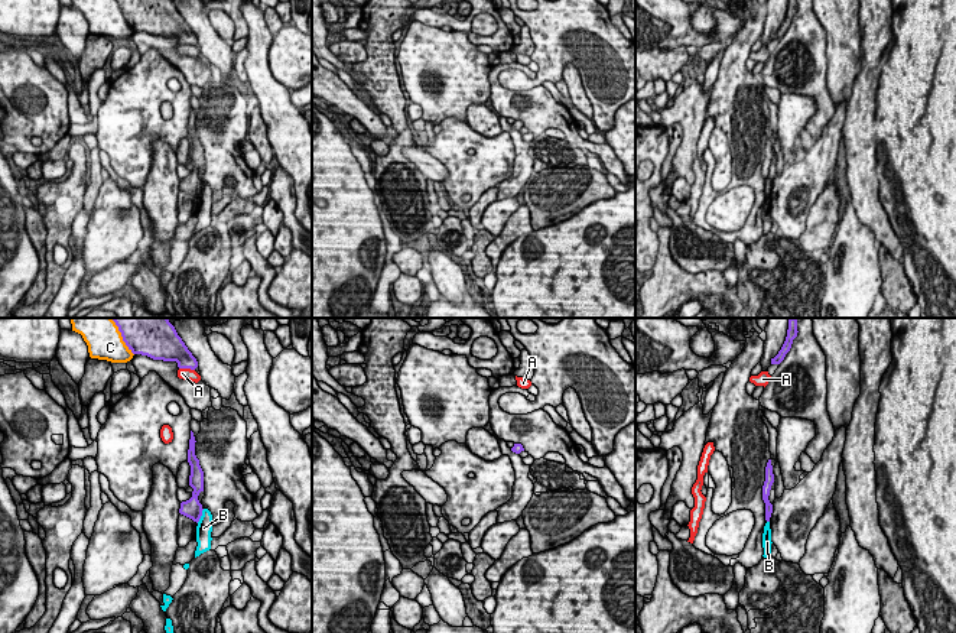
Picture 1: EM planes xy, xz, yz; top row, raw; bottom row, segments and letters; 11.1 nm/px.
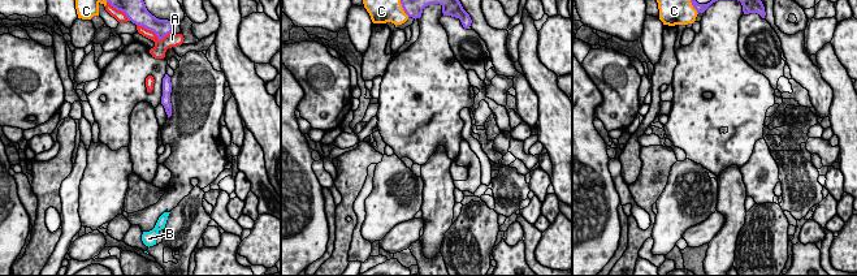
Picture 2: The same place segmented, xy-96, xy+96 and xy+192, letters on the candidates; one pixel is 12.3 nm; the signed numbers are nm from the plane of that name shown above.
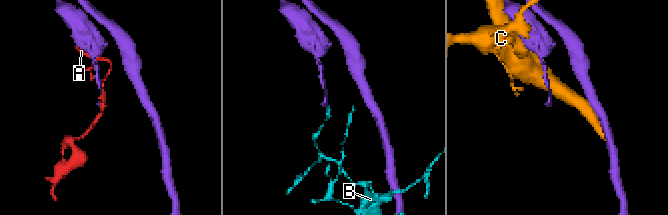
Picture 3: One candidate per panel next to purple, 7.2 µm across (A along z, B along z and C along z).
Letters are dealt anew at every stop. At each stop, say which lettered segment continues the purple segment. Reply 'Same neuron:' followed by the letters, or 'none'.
Same neuron: none

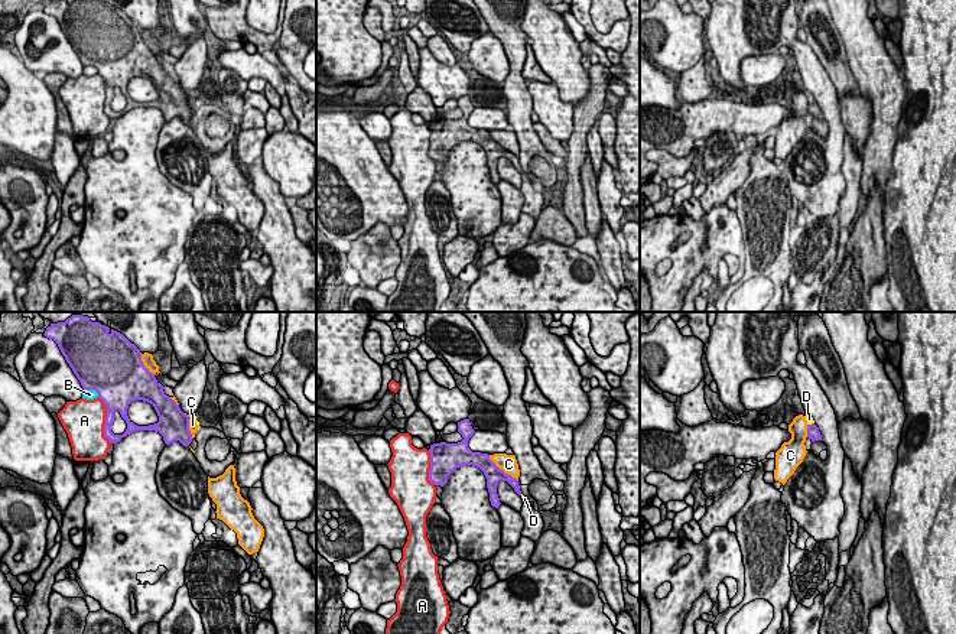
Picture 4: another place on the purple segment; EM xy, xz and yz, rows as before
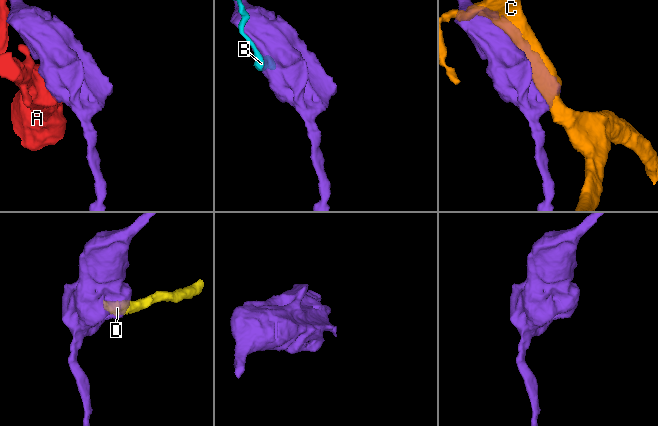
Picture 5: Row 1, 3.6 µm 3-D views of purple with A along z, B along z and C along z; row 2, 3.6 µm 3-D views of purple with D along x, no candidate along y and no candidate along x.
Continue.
Same neuron: D

